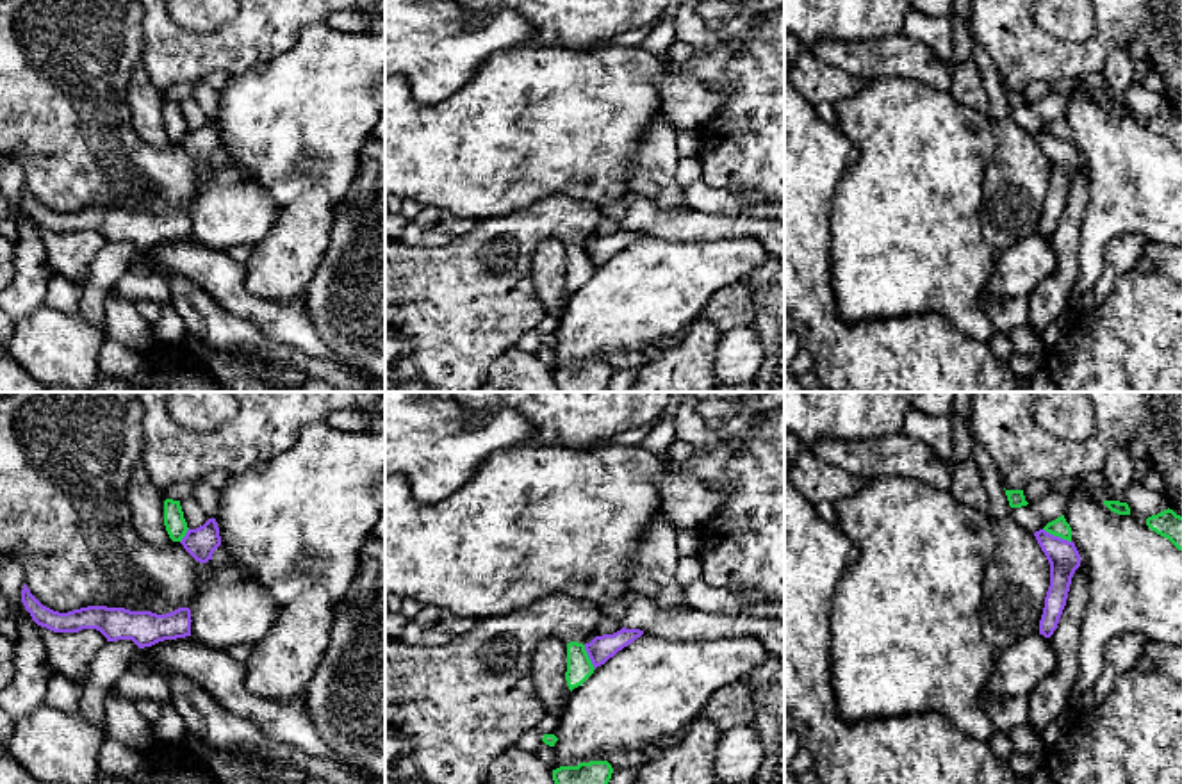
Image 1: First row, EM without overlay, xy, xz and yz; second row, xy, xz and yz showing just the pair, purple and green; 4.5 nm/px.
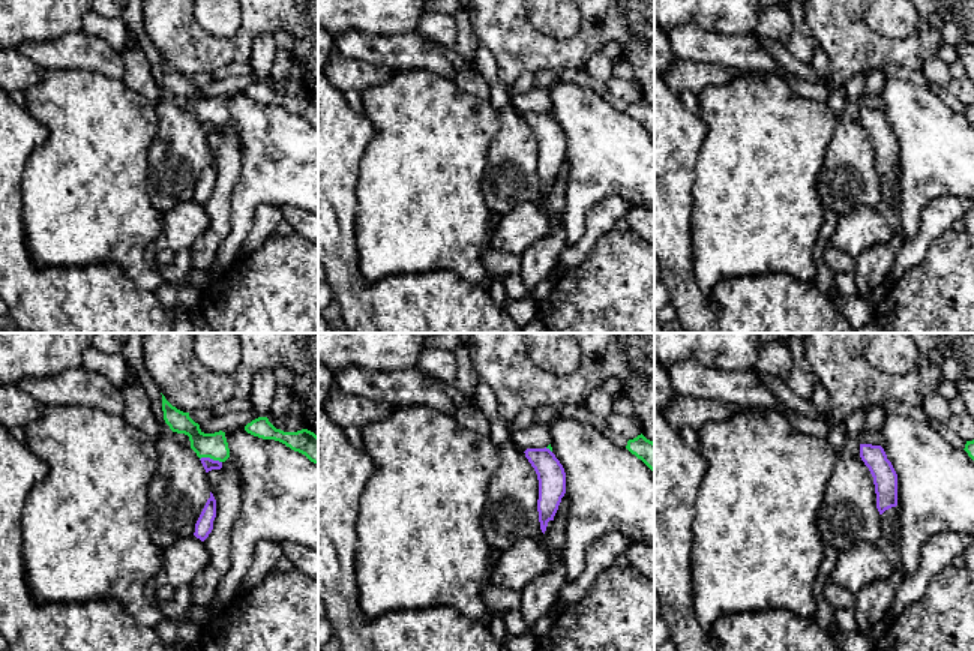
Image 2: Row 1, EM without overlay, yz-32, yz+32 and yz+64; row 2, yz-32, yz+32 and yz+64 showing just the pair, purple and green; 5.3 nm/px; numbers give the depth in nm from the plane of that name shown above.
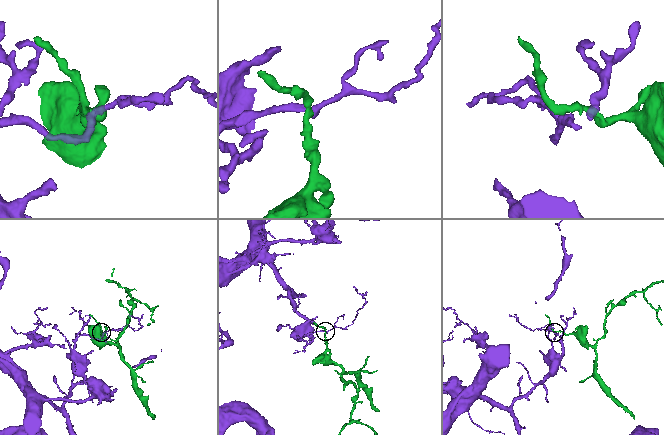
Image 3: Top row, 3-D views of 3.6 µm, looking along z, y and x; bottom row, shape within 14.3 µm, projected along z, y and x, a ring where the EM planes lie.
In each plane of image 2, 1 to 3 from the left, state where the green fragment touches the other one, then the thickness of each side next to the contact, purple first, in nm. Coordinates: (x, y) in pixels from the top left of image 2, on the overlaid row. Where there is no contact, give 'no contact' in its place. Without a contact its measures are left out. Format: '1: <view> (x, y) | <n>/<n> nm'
1: yz-32 (209, 458) | 70/140 nm
2: yz+32 (548, 449) | 150/20 nm
3: no contact

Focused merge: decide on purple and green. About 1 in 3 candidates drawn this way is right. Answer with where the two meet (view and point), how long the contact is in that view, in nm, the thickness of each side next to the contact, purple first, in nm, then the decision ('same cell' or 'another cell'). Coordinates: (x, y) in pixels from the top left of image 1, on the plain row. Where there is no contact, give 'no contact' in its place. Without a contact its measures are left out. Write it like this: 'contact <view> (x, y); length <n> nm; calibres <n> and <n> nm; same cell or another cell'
contact yz (1058, 138); length 140 nm; calibres 140 and 80 nm; another cell

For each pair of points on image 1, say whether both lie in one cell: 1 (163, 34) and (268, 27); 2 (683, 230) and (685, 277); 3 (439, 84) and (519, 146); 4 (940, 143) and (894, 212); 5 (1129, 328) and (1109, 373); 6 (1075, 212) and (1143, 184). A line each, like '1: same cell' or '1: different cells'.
1: same cell
2: different cells
3: different cells
4: same cell
5: same cell
6: different cells

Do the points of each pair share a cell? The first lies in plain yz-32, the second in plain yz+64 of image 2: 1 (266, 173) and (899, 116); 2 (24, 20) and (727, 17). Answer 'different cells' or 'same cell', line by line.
1: same cell
2: same cell

